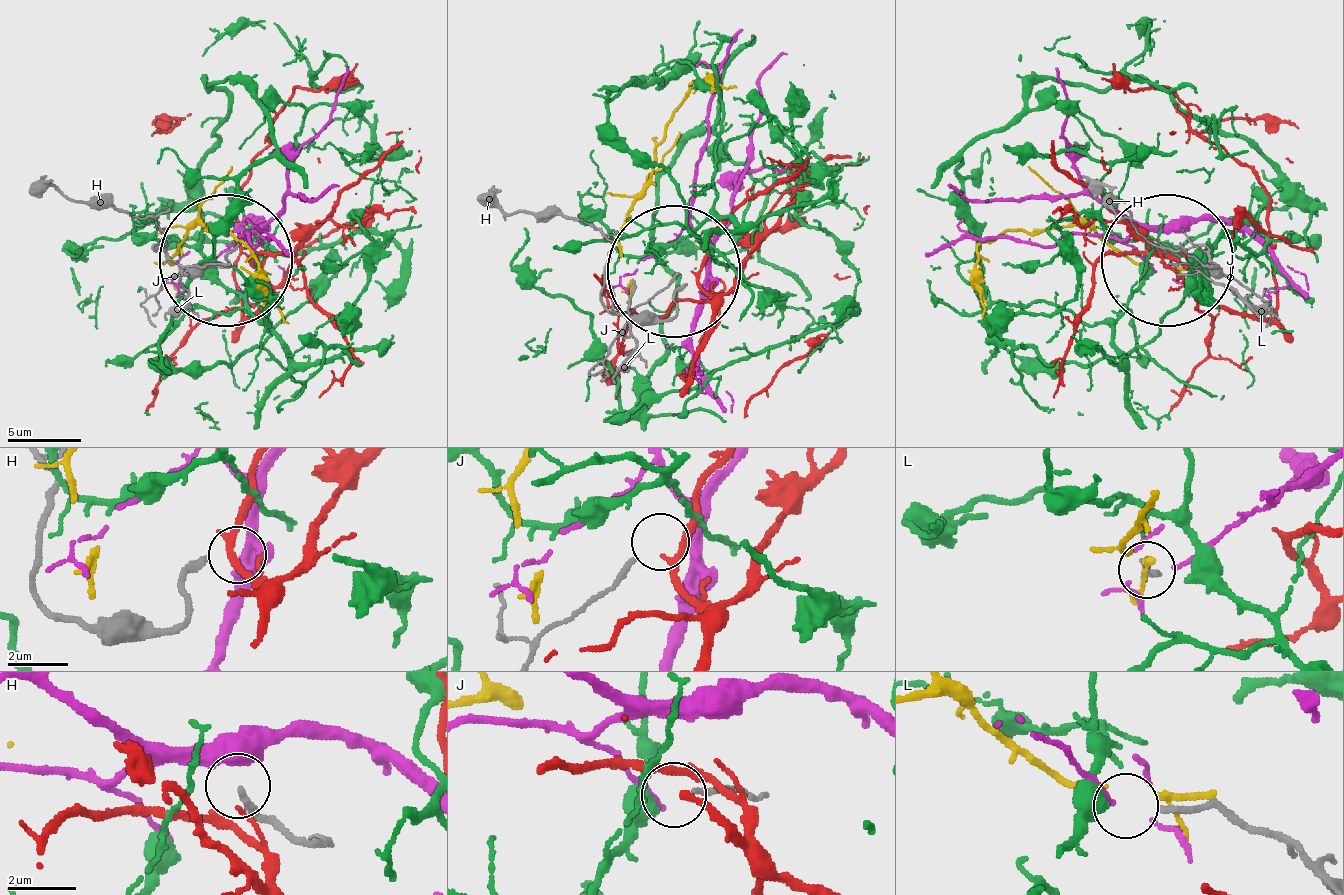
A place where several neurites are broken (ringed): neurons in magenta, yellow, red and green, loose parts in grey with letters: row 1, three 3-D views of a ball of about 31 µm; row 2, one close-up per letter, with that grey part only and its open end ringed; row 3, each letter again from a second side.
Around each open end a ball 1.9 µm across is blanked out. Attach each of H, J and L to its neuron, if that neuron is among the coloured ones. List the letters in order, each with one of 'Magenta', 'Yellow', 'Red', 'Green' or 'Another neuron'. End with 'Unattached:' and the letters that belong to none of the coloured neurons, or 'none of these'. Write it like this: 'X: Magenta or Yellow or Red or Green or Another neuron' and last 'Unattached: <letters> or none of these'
H: Another neuron
J: Another neuron
L: Another neuron
Unattached: H, J, L

